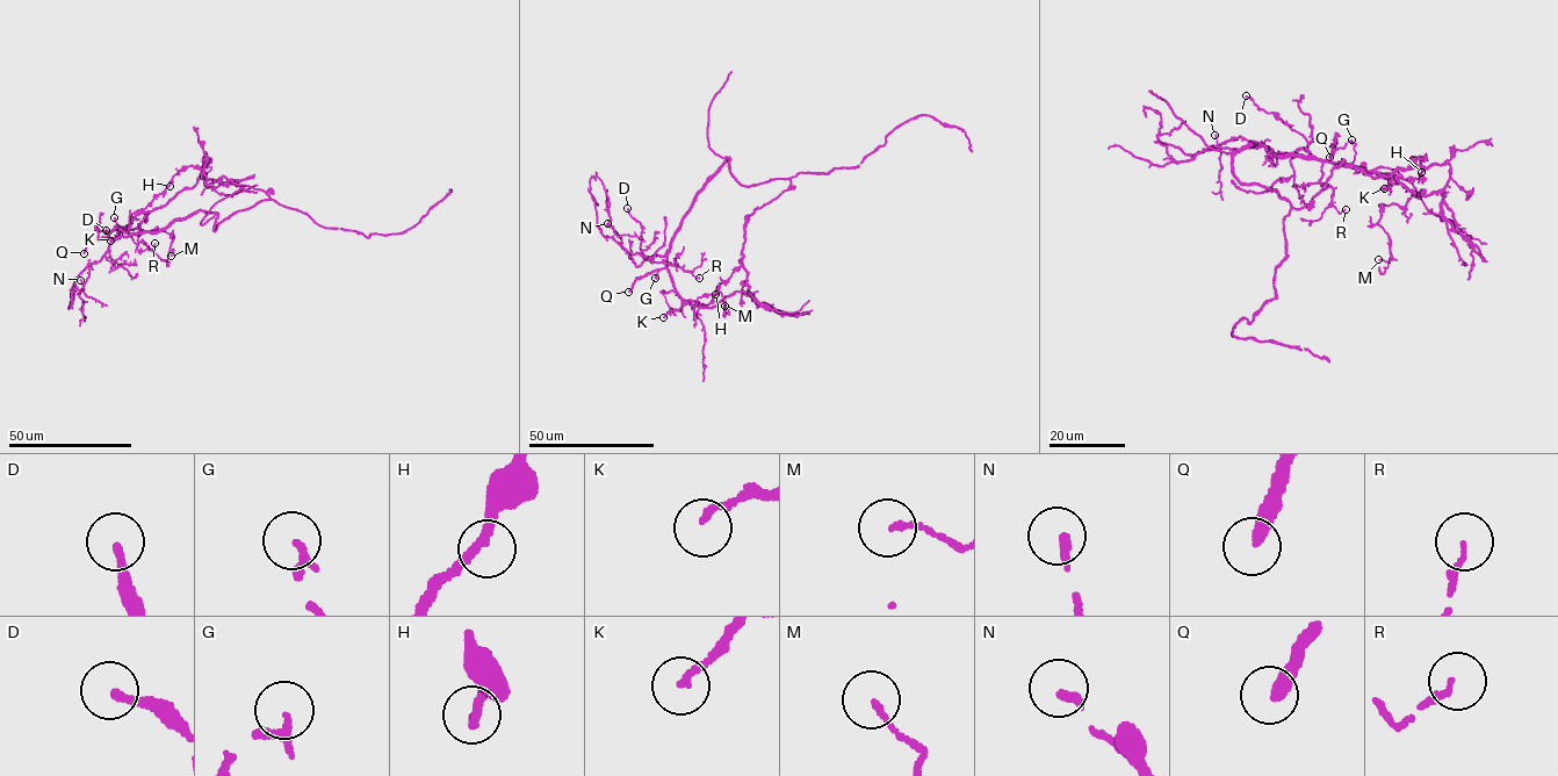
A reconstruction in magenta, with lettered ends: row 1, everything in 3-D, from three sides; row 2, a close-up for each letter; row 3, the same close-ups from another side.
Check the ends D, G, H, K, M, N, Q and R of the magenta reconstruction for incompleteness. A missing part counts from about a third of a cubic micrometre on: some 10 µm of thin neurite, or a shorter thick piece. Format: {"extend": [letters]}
{"extend": ["G", "Q"]}

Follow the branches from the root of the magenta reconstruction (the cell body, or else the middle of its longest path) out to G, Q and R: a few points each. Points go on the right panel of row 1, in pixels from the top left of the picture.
G: (1235, 178), (1233, 152), (1250, 143), (1278, 155), (1328, 160), (1335, 150), (1344, 148), (1351, 139)
Q: (1235, 178), (1233, 152), (1250, 143), (1278, 155), (1328, 160), (1335, 135), (1334, 150), (1329, 157)
R: (1235, 178), (1233, 152), (1250, 143), (1315, 158), (1332, 205), (1346, 209)

